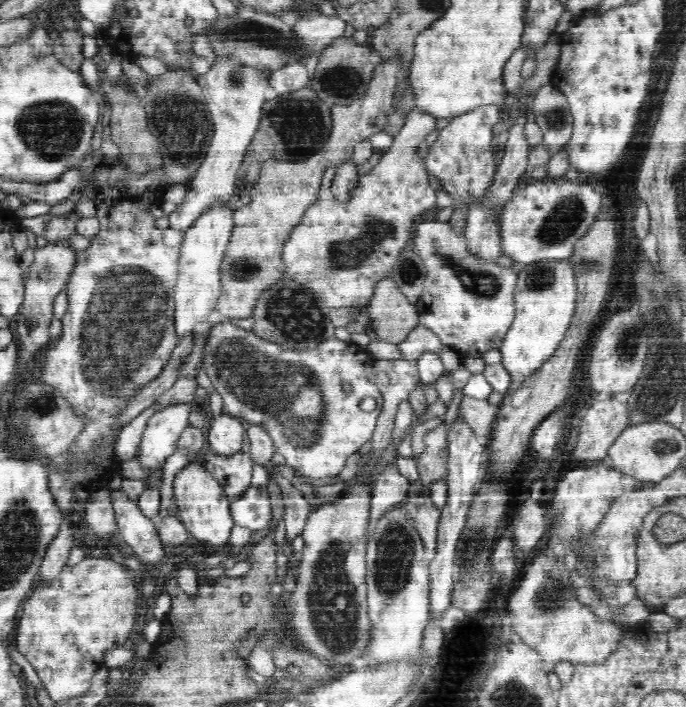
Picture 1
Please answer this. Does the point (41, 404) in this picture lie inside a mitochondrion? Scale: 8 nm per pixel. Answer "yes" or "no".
yes

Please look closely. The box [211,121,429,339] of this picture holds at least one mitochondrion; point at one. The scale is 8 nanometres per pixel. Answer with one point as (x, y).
(375, 230)

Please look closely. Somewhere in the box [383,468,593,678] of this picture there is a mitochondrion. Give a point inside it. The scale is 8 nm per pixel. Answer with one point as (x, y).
(471, 544)

